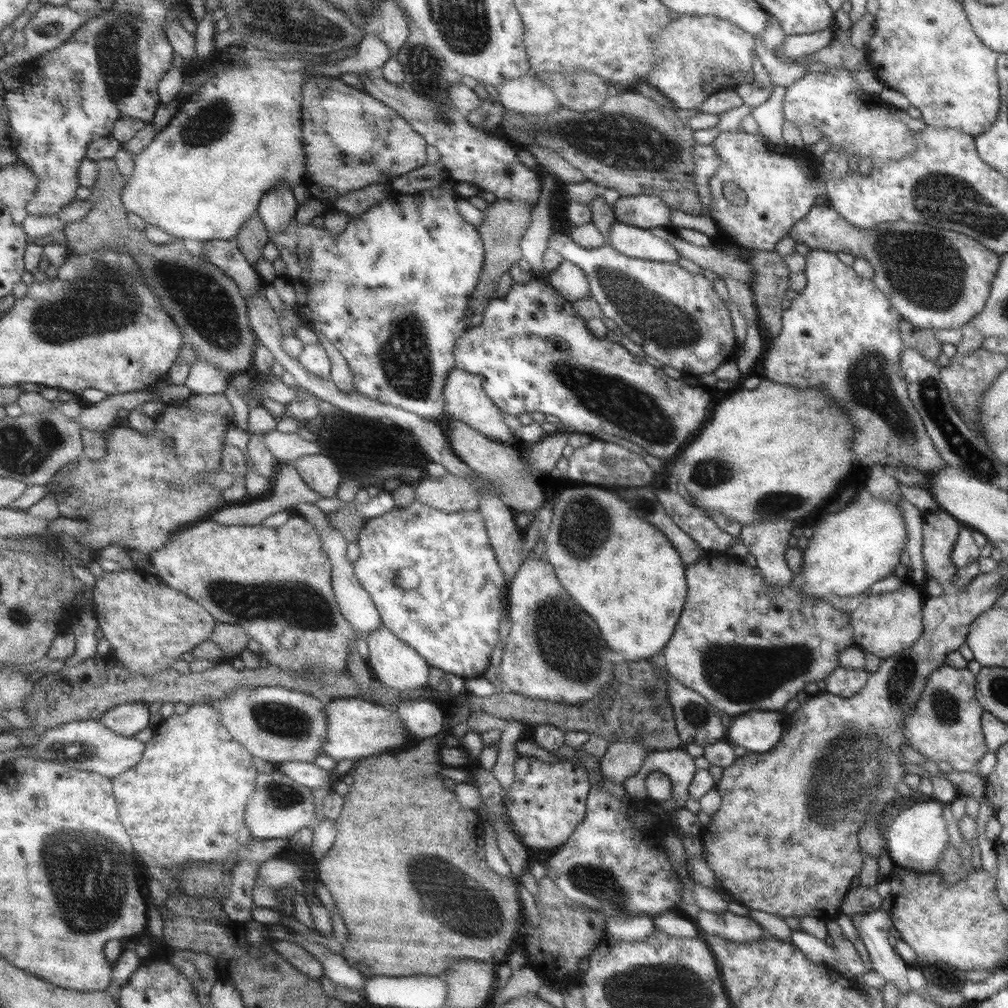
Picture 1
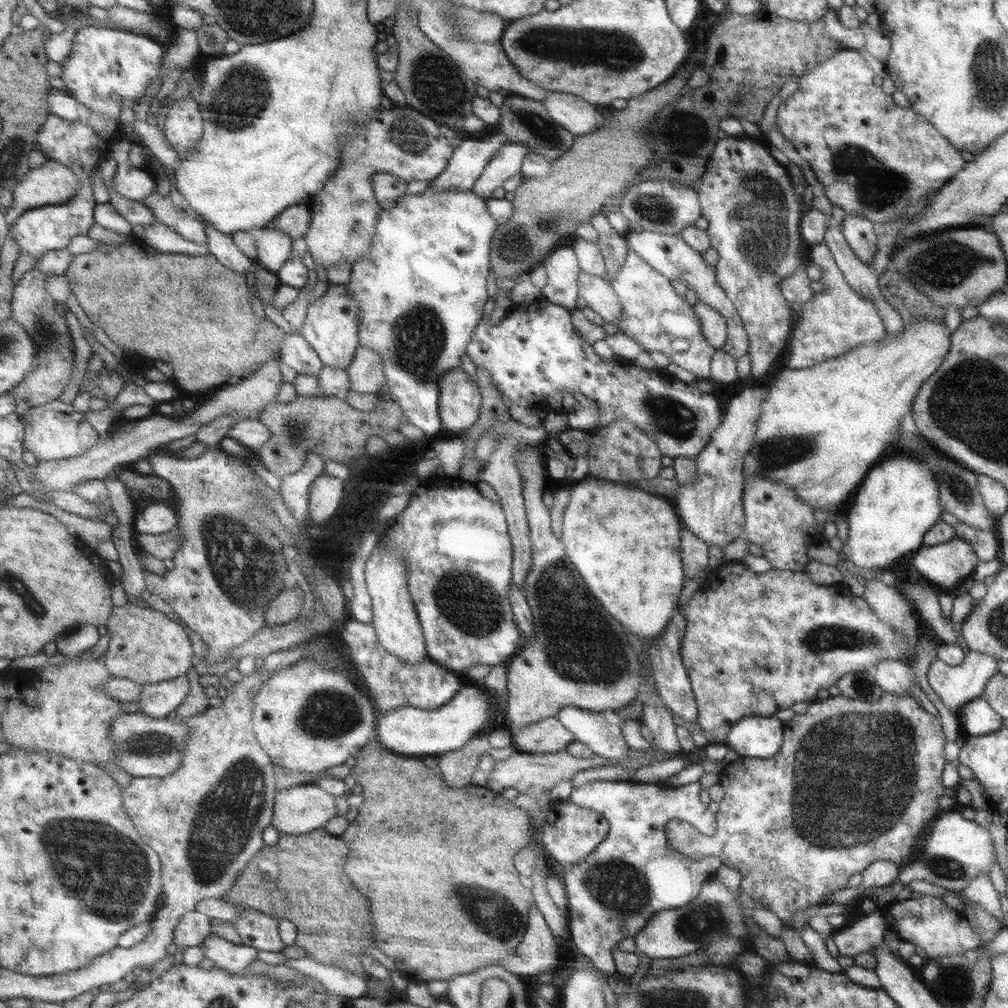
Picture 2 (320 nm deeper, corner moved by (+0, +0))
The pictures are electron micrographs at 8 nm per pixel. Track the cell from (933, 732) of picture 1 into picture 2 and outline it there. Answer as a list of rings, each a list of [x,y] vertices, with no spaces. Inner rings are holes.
[[[974,650],[965,654],[965,660],[959,666],[948,666],[949,664],[938,660],[936,657],[936,660],[930,664],[930,669],[928,670],[928,683],[930,683],[932,690],[941,698],[945,706],[954,715],[959,716],[963,706],[966,706],[968,702],[976,697],[982,697],[990,677],[998,673],[998,662],[998,658],[994,658],[990,654],[974,652]]]

